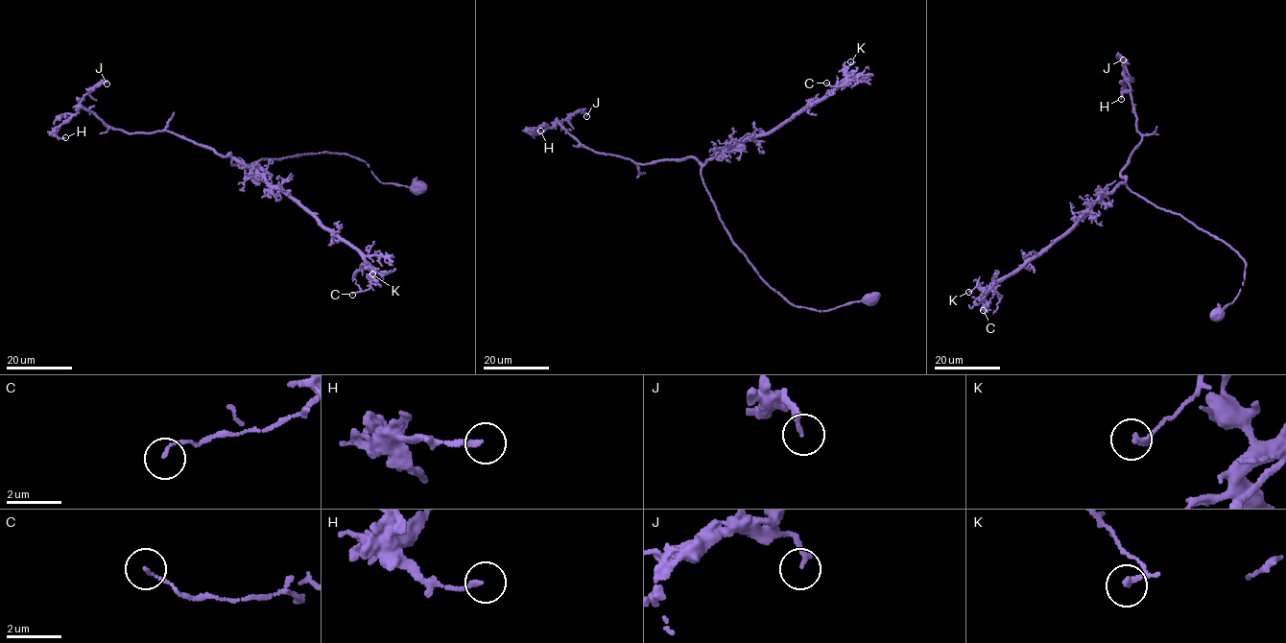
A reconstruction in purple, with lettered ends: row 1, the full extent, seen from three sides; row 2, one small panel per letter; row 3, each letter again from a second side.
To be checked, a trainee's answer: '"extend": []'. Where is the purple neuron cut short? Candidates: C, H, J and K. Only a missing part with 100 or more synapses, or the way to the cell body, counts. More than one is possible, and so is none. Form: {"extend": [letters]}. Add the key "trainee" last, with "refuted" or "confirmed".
{"extend": [], "trainee": "confirmed"}

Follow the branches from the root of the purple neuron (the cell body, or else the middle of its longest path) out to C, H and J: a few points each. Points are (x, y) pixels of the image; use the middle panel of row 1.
C: (870, 298), (824, 311), (788, 303), (733, 241), (701, 174), (848, 76), (826, 83)
H: (870, 298), (824, 311), (788, 303), (732, 240), (693, 157), (634, 163), (558, 124), (530, 130), (540, 130)
J: (870, 298), (824, 311), (788, 303), (732, 240), (702, 165), (595, 153), (559, 122), (586, 116)

